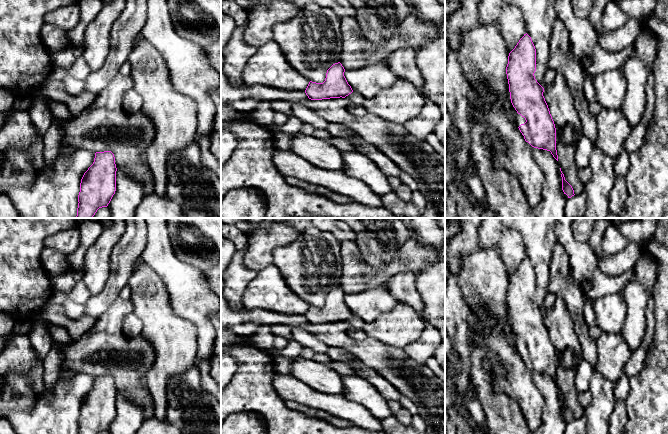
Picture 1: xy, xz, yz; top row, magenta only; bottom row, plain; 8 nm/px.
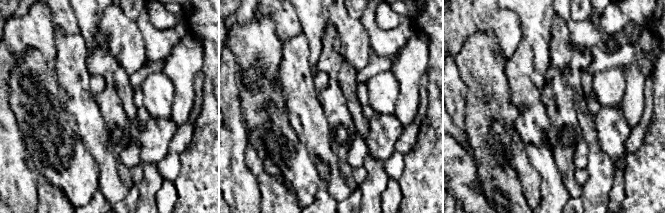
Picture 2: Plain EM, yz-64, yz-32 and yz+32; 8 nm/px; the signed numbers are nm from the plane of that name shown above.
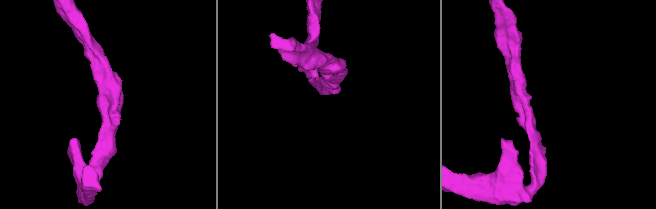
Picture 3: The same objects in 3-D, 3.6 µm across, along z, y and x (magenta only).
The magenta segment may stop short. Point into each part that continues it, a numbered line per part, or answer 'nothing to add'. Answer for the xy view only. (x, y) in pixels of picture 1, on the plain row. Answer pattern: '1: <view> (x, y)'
nothing to add

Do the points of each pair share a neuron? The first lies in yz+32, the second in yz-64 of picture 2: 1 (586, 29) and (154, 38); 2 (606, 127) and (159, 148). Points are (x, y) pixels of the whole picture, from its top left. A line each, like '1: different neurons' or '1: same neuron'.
1: different neurons
2: same neuron

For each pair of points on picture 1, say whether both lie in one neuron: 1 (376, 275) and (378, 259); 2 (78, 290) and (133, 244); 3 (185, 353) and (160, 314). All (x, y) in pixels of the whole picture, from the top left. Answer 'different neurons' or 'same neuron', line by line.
1: different neurons
2: different neurons
3: same neuron

